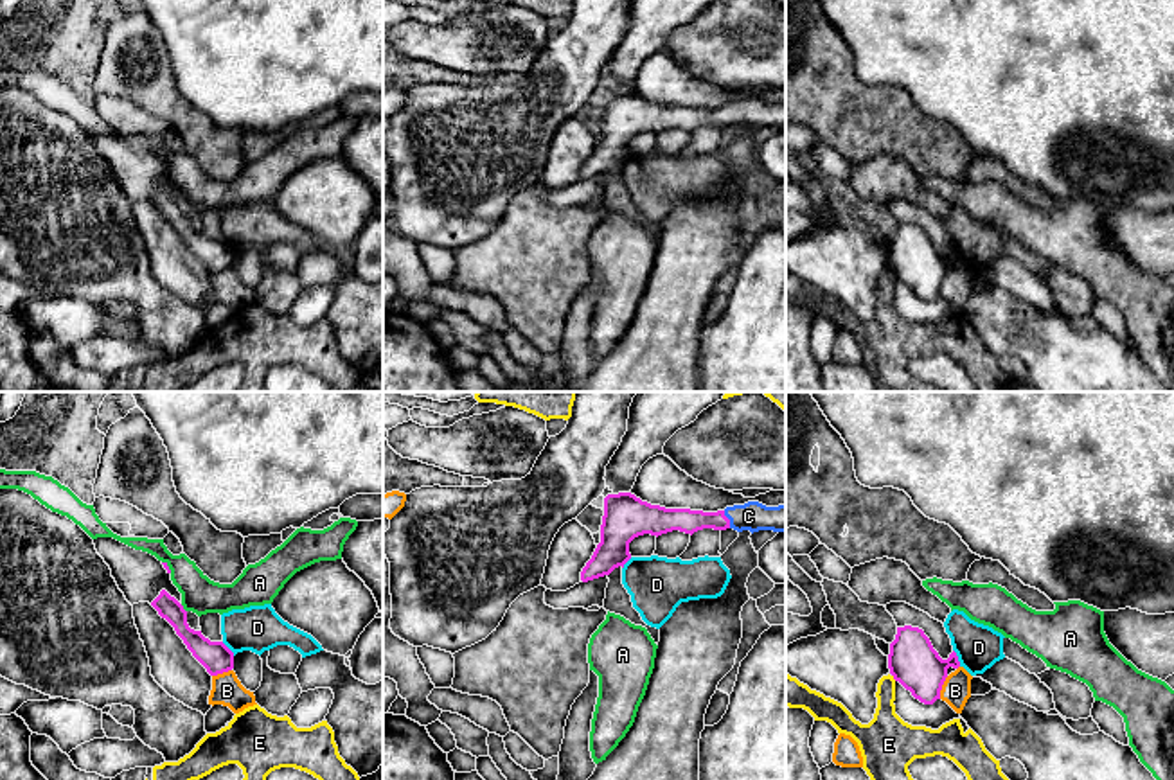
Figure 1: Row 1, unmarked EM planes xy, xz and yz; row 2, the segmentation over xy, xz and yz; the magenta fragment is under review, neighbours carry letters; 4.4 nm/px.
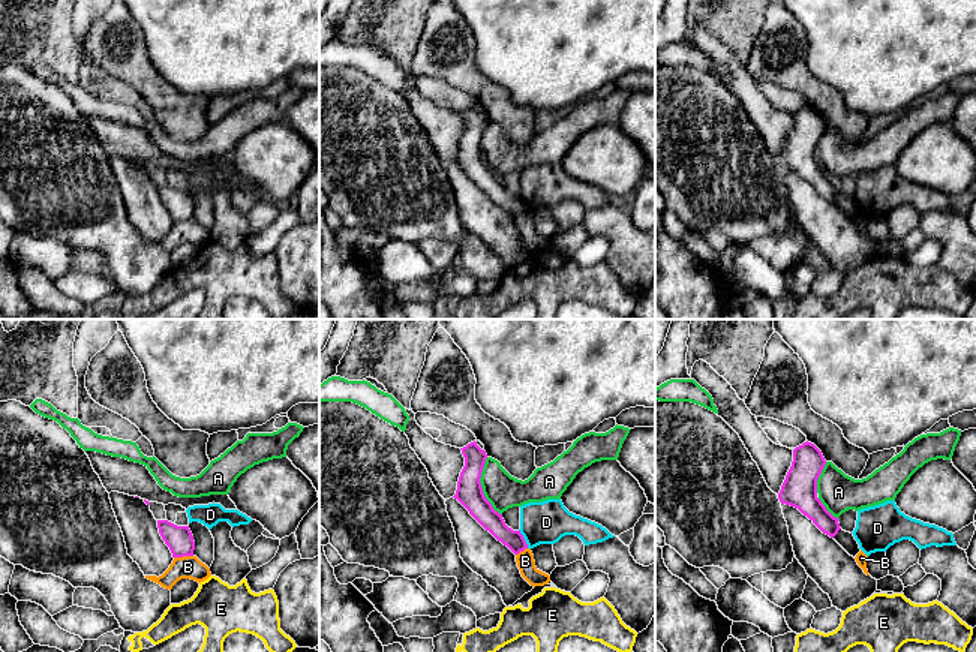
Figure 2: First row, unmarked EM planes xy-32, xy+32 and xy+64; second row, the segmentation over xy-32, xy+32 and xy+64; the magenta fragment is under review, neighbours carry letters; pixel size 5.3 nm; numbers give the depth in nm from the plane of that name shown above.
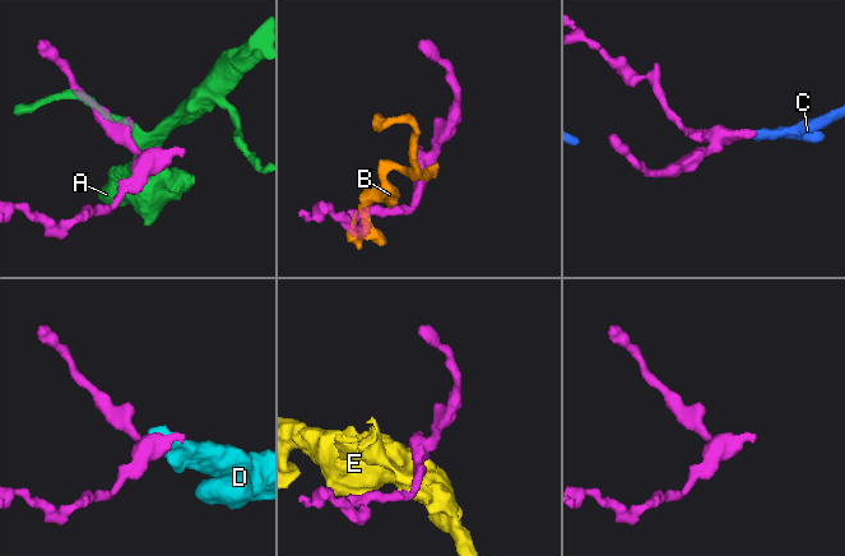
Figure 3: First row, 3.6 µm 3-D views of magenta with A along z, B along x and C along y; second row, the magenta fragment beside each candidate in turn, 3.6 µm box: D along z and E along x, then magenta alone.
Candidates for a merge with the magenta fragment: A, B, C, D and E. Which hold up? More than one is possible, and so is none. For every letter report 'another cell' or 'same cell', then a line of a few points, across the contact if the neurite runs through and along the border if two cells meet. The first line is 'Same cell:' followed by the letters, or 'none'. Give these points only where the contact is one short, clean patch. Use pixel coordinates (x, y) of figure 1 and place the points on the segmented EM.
Same cell: C
A: another cell | xy (180, 604), (186, 611)
B: another cell
C: same cell | xz (684, 520), (729, 520), (754, 516)
D: another cell | yz (953, 649), (960, 665)
E: another cell

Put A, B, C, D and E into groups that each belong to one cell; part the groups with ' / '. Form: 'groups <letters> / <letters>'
groups A / B / C / D / E

